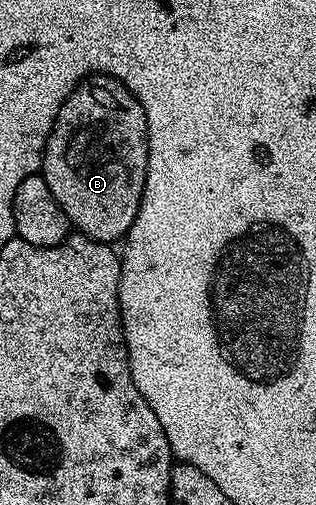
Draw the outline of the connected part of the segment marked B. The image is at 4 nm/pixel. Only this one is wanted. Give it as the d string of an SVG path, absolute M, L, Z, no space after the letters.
M84 77L67 96L43 148L41 175L82 236L108 243L126 238L145 191L147 120L141 103L116 77Z

